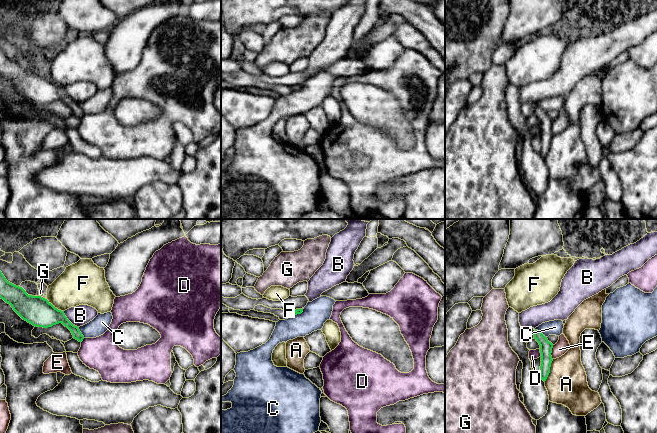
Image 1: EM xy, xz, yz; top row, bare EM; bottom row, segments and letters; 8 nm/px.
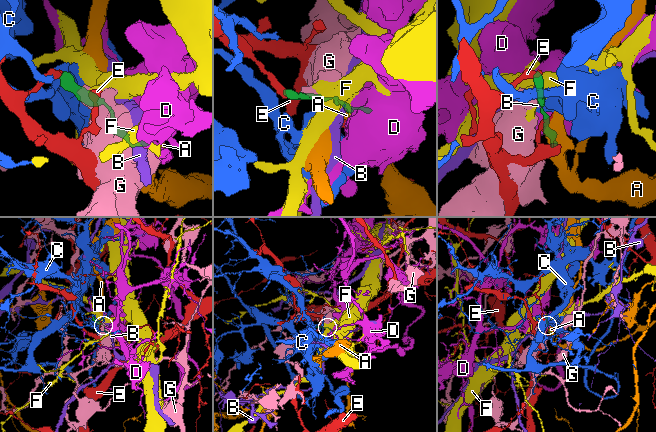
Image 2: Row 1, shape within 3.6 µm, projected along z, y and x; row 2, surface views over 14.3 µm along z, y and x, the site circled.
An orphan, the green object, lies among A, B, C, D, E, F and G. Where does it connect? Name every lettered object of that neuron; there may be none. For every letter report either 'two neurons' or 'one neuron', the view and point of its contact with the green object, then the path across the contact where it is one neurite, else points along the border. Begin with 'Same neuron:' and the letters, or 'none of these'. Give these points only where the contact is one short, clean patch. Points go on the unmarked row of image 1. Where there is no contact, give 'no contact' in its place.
Same neuron: none of these
A: two neurons | yz (549, 146)
B: two neurons | xy (68, 96) | along xy (63, 87), (64, 91), (77, 103)
C: two neurons | xy (80, 108) | along xy (77, 103), (84, 113)
D: two neurons | yz (540, 128) | along yz (539, 124), (540, 132)
E: two neurons | yz (551, 128)
F: two neurons | xy (54, 83) | along xy (46, 75), (63, 87)
G: two neurons | xy (42, 73) | along xy (39, 71), (46, 75)

